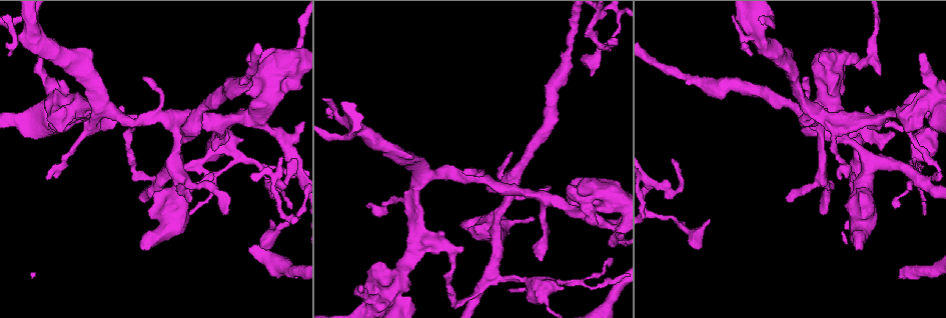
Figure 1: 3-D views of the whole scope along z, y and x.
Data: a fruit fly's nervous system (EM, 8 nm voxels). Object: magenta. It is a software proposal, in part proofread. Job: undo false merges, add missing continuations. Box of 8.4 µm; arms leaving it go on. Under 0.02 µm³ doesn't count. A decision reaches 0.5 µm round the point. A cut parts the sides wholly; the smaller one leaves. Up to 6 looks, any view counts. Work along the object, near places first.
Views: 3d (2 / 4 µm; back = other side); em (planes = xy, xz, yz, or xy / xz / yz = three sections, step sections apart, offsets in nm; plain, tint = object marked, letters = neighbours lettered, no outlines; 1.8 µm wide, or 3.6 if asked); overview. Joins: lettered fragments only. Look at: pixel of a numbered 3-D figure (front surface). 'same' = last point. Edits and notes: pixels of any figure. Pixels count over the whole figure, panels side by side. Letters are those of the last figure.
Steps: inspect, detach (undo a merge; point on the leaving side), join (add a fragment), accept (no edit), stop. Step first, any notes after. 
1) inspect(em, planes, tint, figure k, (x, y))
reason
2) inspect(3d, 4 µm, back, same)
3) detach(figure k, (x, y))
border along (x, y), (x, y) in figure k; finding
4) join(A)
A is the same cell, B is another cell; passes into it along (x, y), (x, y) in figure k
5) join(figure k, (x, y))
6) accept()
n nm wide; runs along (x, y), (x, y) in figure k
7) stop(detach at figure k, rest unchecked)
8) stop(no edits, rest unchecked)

inspect(3d, 4 µm, figure 1, (583, 194))
sharp bend

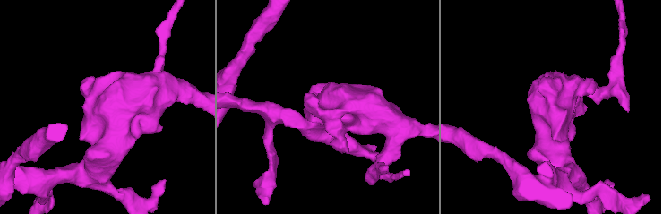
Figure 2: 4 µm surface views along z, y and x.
inspect(em, xy, step 16, tint, figure 2, (108, 112))
now the EM

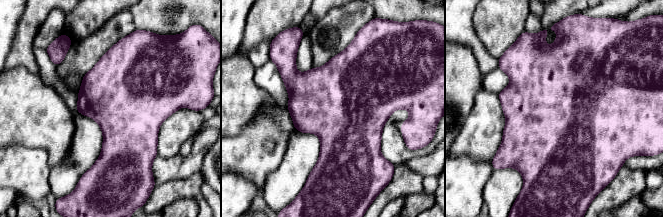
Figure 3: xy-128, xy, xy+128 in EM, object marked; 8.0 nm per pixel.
inspect(em, planes, letters, same)

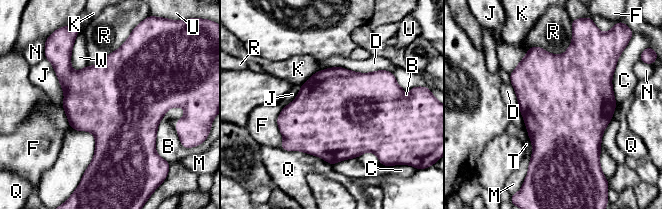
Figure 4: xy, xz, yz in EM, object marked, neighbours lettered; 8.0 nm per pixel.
accept()
B, C, D, F, J, K, M, N, Q, R, T, U and W are other cells; border along (316, 71), (299, 87) in figure 4; continuous, no second neuron

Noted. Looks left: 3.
inspect(3d, 2 µm, figure 1, (190, 123))

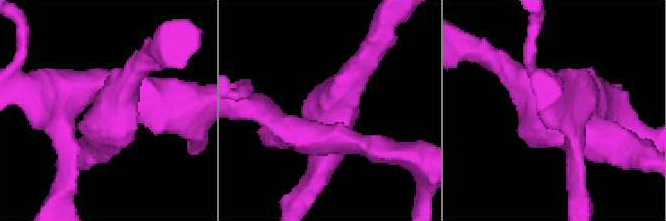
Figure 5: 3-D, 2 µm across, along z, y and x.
inspect(em, planes, letters, figure 5, (580, 108))
4 arms; shape alone is not enough

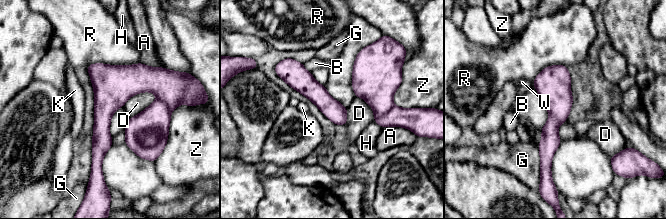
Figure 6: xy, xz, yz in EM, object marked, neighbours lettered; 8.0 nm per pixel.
detach(figure 6, (376, 84))
160 nm wide; A, B, D, G, H, K, R, W and Z are other cells; border along (393, 105), (374, 120) in figure 6; a second neuron is stuck on

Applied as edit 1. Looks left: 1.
inspect(em, 3.6 µm, planes, letters, figure 1, (57, 102))
sudden change in width

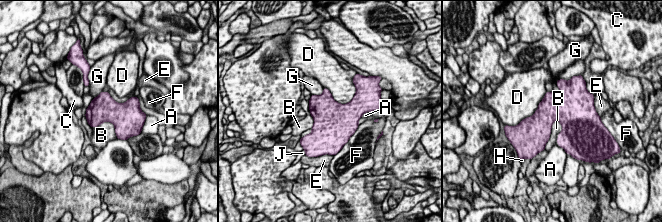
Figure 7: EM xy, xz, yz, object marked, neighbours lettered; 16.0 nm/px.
accept()
420 nm wide; A, B, C, D, E, F, G, H and J are other cells; border along (558, 120), (552, 123), (544, 145) in figure 7; one neuron here

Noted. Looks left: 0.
stop(detach at figure 6, rest unchecked)

